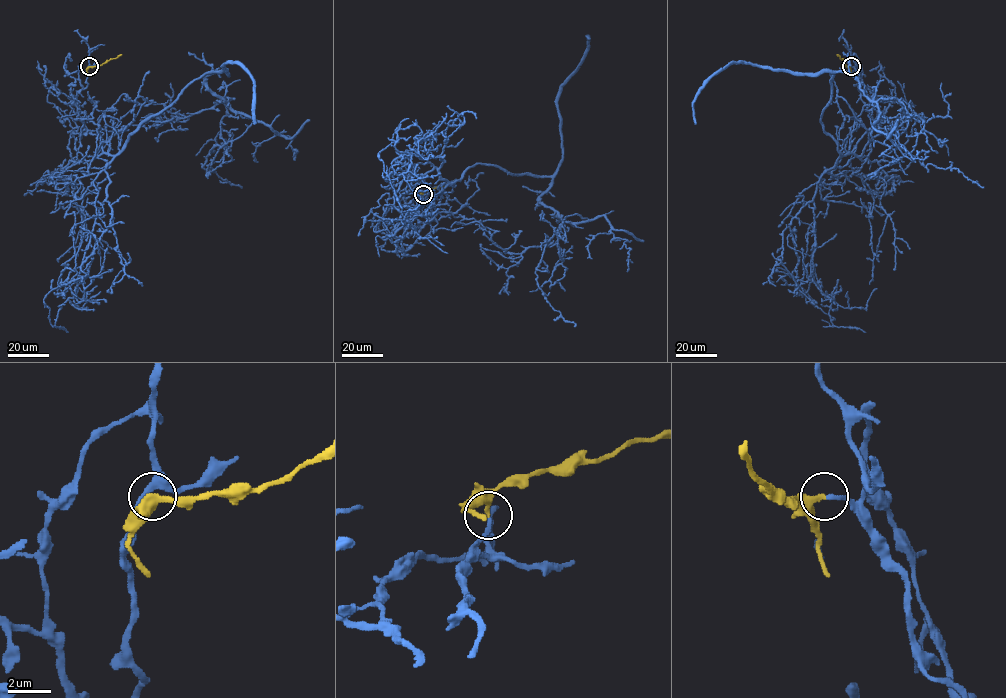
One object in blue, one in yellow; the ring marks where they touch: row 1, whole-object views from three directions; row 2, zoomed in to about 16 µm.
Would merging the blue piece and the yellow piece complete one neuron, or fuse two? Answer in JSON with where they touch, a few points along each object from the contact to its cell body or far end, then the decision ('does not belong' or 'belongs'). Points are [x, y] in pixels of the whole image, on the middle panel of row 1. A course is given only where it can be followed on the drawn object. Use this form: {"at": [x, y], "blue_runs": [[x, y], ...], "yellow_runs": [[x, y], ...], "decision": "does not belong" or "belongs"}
{"at": [423, 194], "blue_runs": [[423, 194], [405, 237], [477, 164], [550, 177], [539, 200], [588, 219], [563, 221], [535, 273], [575, 327]], "yellow_runs": [[423, 194], [455, 179]], "decision": "belongs"}

